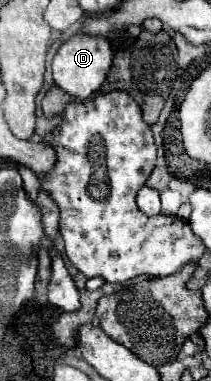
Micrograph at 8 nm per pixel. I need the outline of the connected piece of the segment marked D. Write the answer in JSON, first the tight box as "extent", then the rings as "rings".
{"extent":[52,34,112,98],"rings":[[[74,34],[68,40],[62,42],[58,48],[54,60],[52,60],[52,72],[54,72],[54,82],[68,92],[74,98],[90,98],[106,80],[106,74],[112,66],[112,46],[106,36],[90,36],[90,34]]]}

